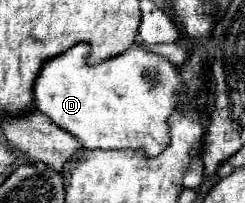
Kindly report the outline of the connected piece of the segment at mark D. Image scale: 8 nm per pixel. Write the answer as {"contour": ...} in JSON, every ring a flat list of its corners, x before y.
{"contour":[[76,44,64,54,48,60,40,76,34,84,34,102,36,108,46,114,54,124,76,136,88,150,140,150,146,158,158,156,170,142,170,128,168,118,172,112,184,108,184,102,176,98,176,92,180,90,180,74,174,64,170,64,164,56,154,54,148,48,142,48,138,44,130,46,130,50,104,60,96,66,86,64,88,56,88,44]]}

